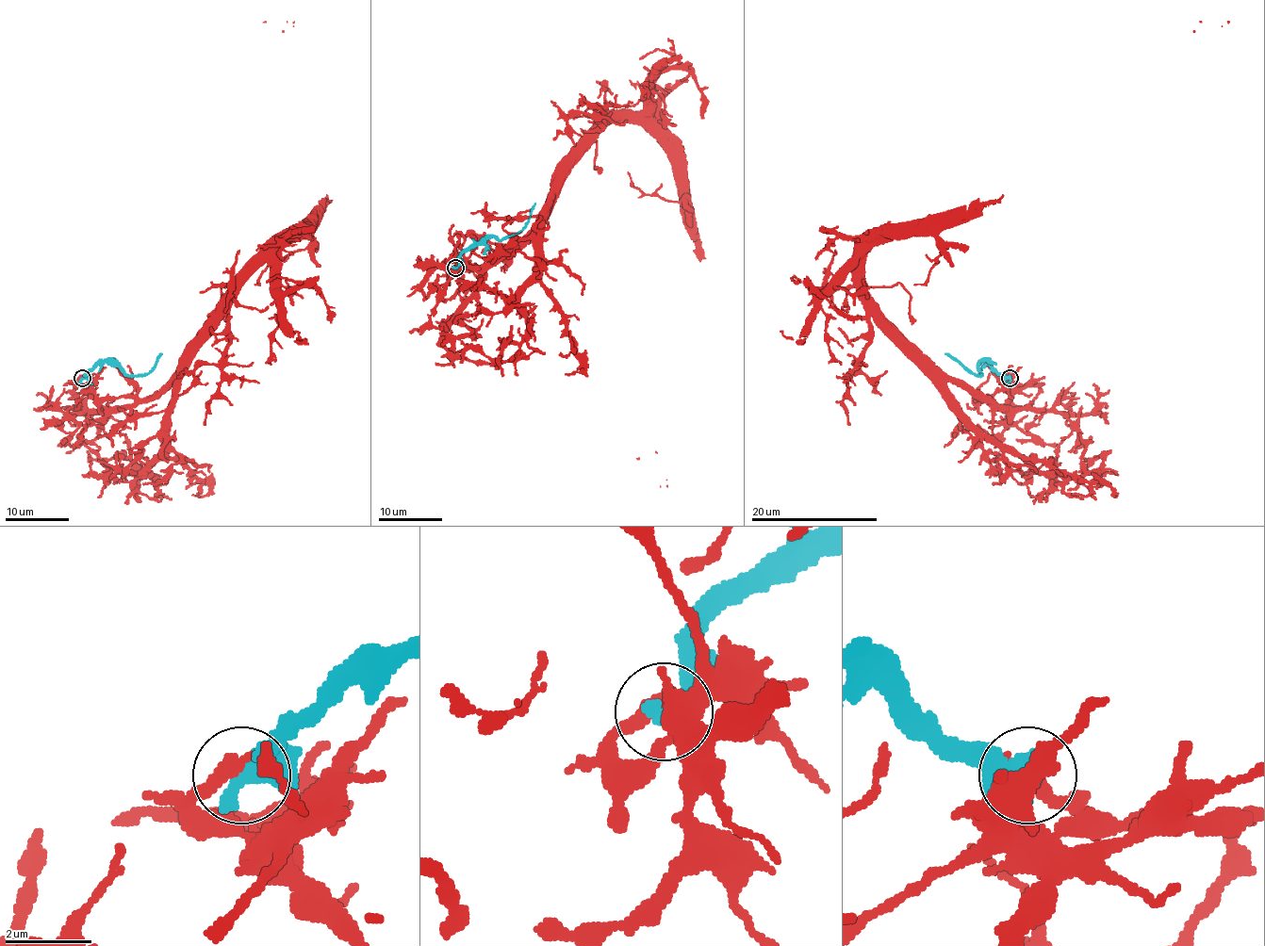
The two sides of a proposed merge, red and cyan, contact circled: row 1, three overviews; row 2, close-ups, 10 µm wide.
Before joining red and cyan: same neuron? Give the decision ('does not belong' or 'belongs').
does not belong

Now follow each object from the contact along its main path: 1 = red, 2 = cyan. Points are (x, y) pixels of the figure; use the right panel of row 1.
1: (1010, 378), (1008, 408), (947, 379), (881, 313), (863, 281), (865, 252), (994, 202), (1229, 22)
2: (1010, 378), (982, 364), (979, 364), (982, 374), (975, 374), (944, 353)

